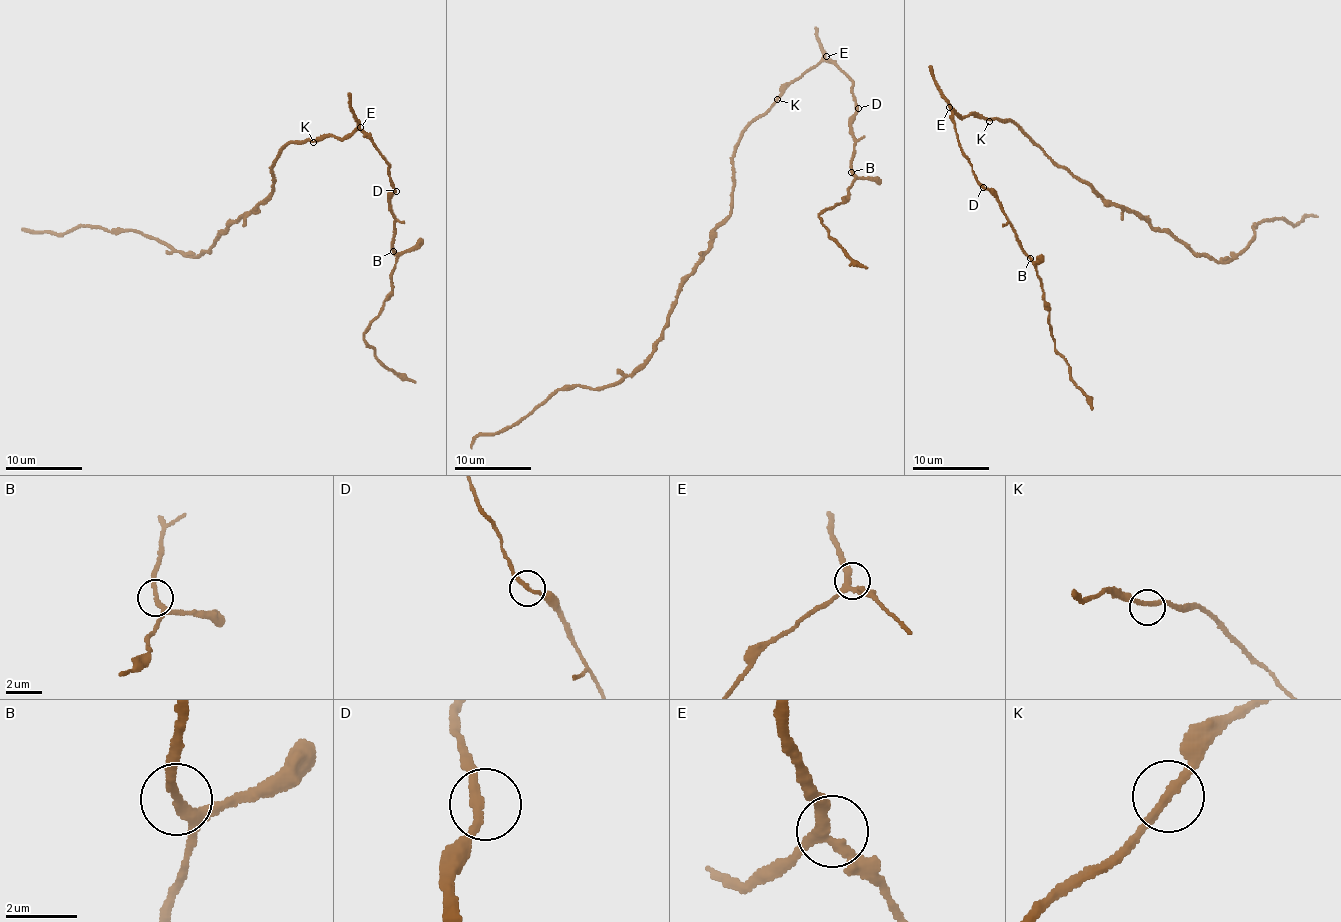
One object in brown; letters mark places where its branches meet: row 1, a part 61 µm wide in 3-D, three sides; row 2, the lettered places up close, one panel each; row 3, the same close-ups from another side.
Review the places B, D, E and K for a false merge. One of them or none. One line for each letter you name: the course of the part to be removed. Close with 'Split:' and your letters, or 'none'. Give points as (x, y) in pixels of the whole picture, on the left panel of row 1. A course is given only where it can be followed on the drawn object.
Split: none

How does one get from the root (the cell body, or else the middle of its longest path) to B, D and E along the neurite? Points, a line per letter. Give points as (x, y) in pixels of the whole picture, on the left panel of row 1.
B: (281, 150), (291, 143), (328, 135), (345, 138), (360, 130), (388, 163), (394, 187), (394, 250)
D: (281, 150), (291, 143), (313, 142), (328, 135), (345, 138), (360, 130), (388, 163), (390, 185), (396, 191)
E: (281, 150), (291, 143), (313, 142), (328, 135), (345, 138), (360, 127)

